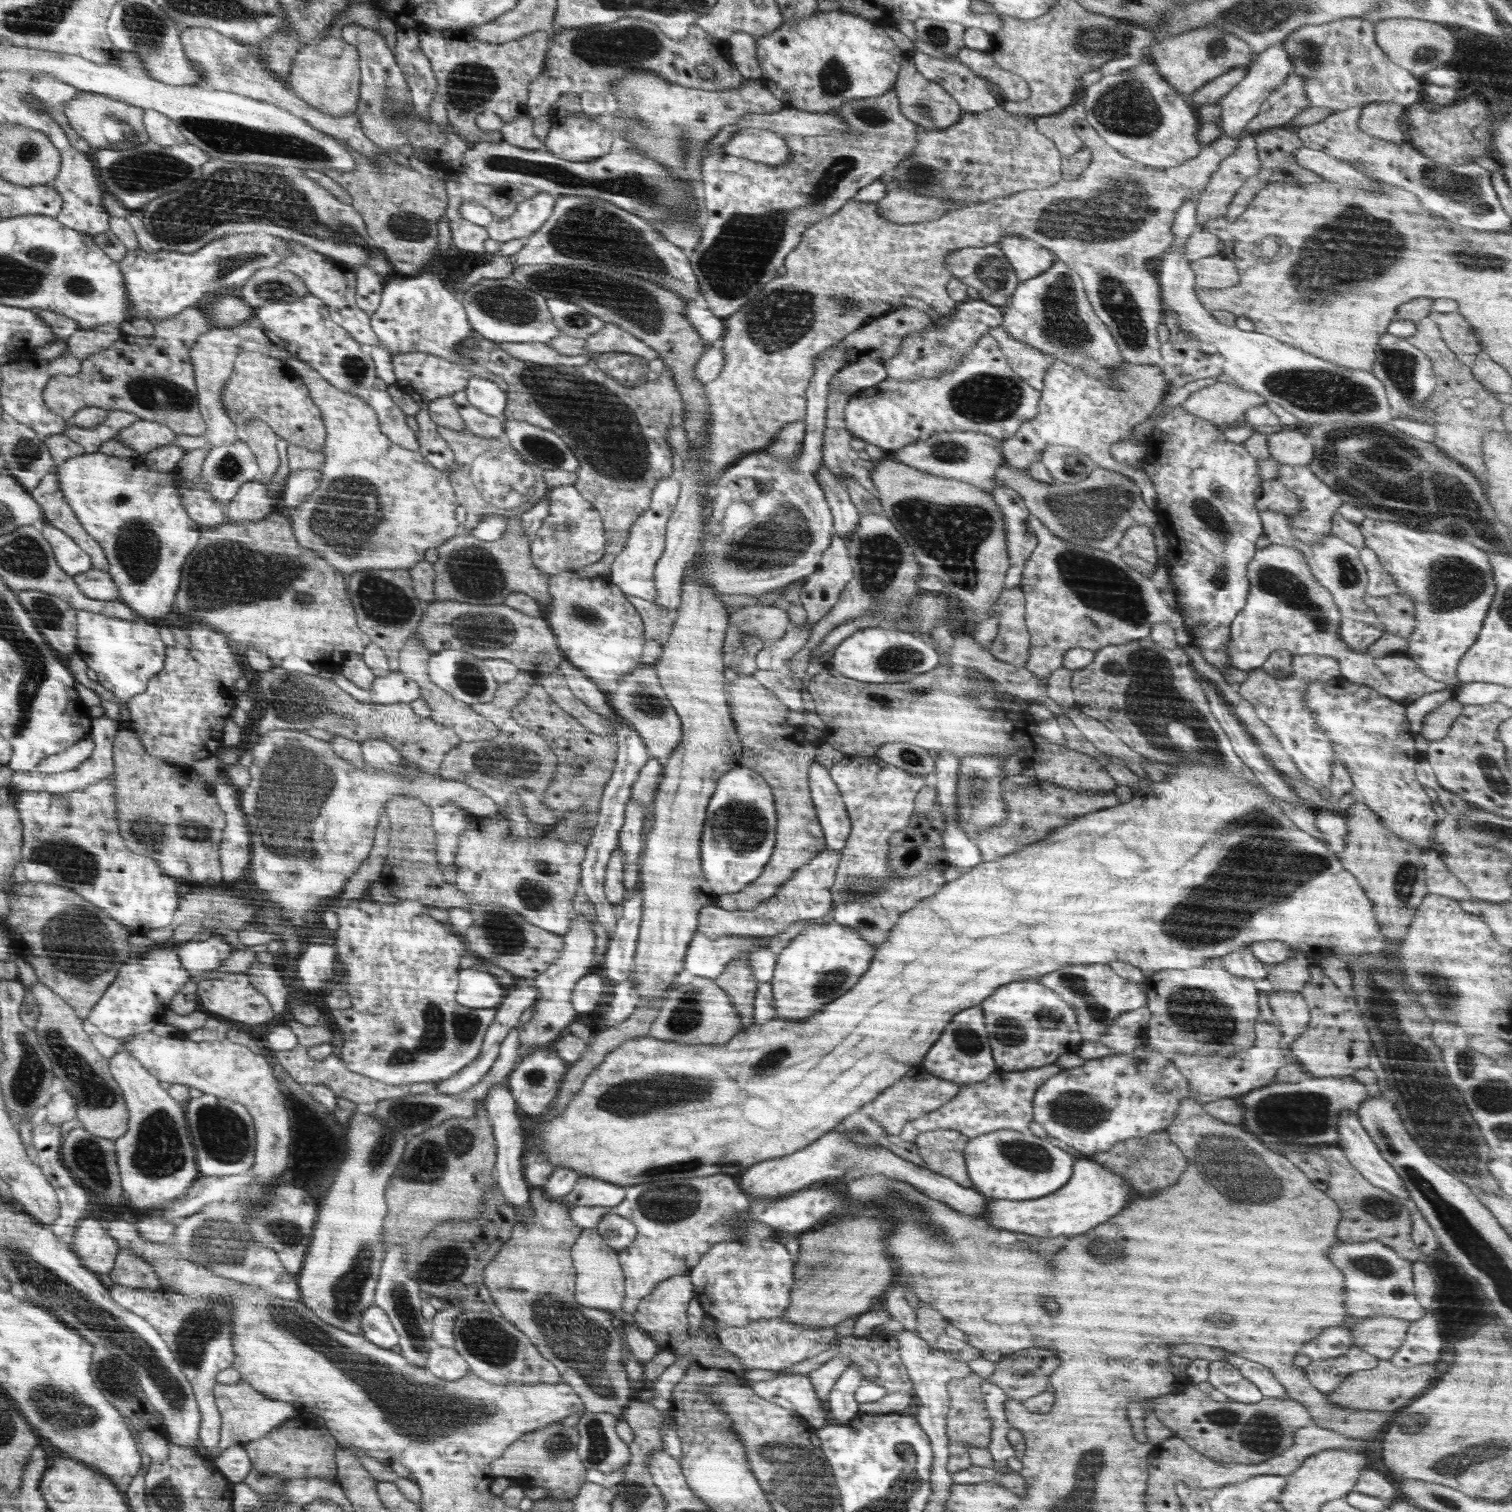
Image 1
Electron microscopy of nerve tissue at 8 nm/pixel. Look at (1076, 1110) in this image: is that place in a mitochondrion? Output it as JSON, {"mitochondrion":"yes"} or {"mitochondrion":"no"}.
{"mitochondrion":"yes"}

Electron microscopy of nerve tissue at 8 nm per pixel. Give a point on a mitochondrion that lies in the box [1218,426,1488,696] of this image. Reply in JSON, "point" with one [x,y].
{"point":[1293,590]}

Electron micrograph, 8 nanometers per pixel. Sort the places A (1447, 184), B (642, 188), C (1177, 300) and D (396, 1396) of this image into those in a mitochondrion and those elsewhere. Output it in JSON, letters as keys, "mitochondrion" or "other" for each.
{"A":"mitochondrion","B":"mitochondrion","C":"other","D":"mitochondrion"}

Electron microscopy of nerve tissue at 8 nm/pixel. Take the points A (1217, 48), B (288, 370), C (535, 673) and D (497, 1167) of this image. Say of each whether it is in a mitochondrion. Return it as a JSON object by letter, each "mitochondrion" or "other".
{"A":"mitochondrion","B":"other","C":"other","D":"other"}

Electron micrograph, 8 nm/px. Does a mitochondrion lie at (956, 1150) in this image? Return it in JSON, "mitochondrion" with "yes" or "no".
{"mitochondrion":"no"}

